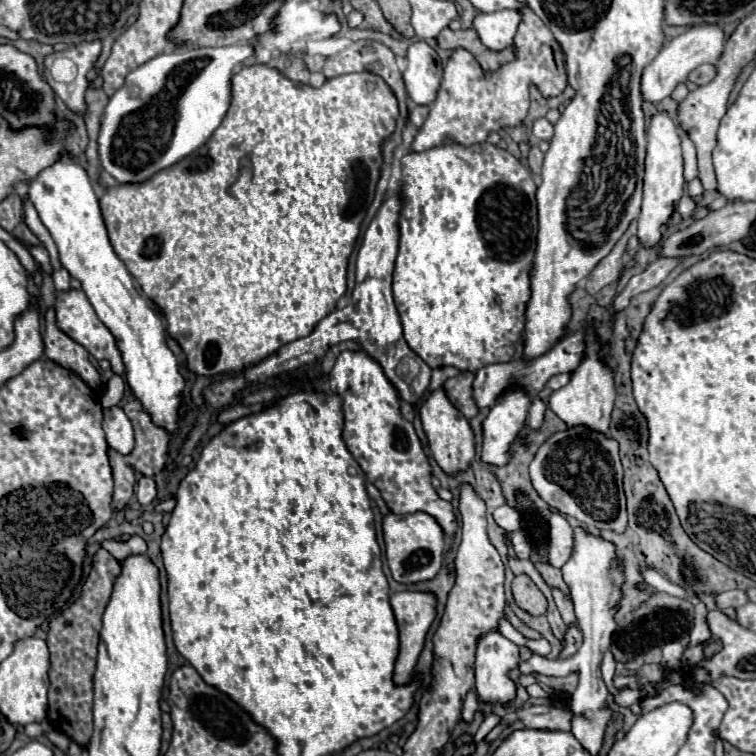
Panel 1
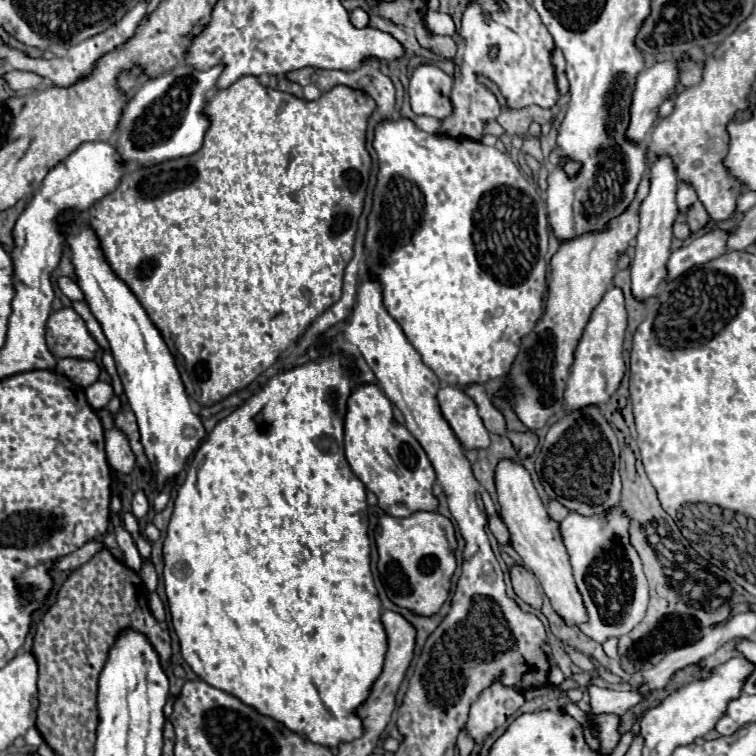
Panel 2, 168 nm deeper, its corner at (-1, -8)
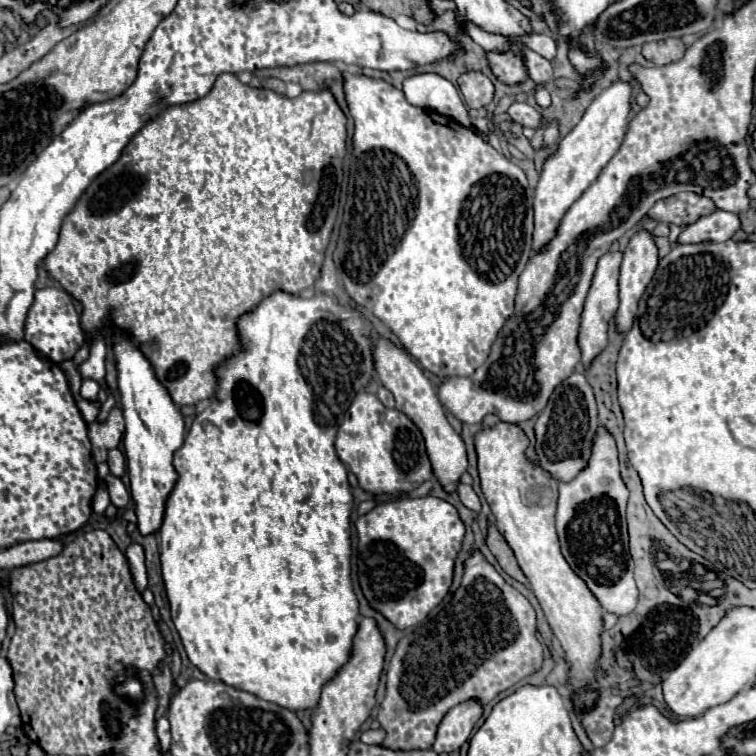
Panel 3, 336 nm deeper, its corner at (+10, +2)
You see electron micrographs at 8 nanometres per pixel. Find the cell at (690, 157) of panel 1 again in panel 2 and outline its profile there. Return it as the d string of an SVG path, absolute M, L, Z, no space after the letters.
M682 184L676 192L676 204L678 204L678 212L680 214L686 214L688 208L696 202L696 192L690 184Z

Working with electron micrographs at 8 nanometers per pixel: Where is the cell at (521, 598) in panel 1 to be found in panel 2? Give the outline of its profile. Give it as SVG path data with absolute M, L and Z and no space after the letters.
M514 564L510 568L510 578L512 578L512 586L514 586L514 592L524 600L528 602L530 606L534 608L542 608L542 596L538 592L538 582L534 578L532 572L528 572L524 566L520 564Z

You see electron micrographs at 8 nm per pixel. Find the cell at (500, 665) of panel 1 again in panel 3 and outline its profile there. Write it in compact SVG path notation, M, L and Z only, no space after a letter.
M475 698L451 708L437 730L437 740L433 744L433 750L437 754L457 750L463 742L469 740L473 726L481 716L483 716L483 704Z

